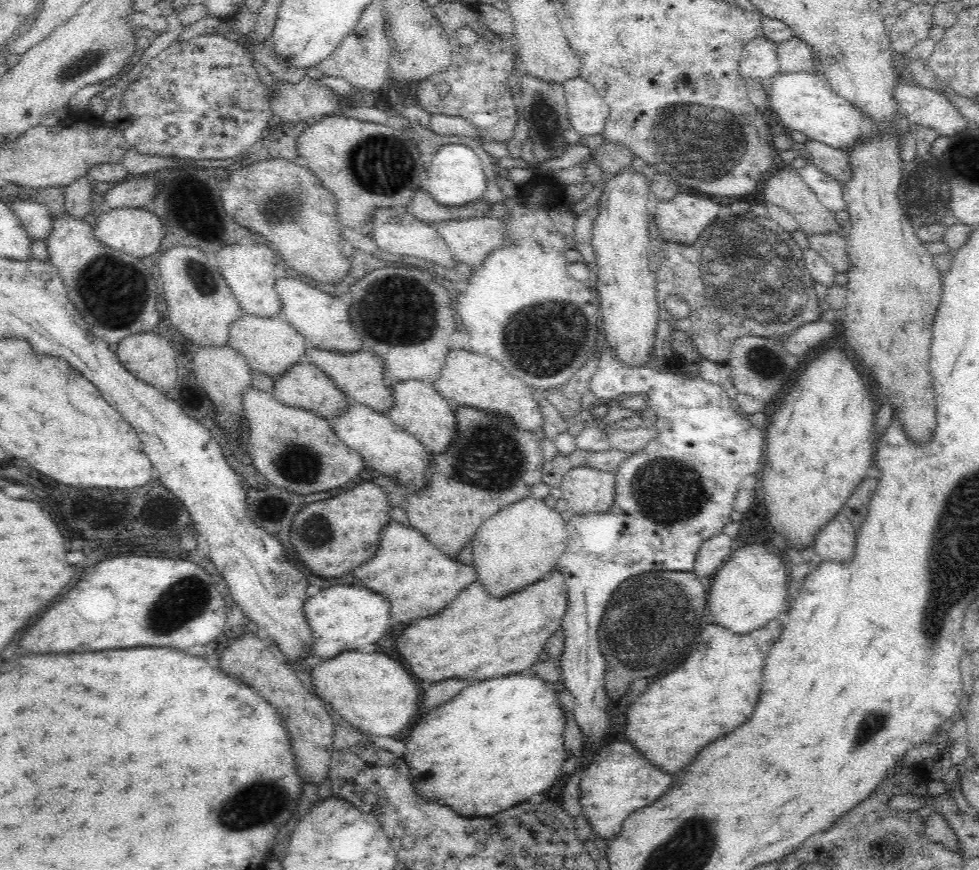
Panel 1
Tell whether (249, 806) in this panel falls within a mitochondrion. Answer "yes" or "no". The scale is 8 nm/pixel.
yes

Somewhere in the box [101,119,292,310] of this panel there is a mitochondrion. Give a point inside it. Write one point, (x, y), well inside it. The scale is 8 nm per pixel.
(203, 280)

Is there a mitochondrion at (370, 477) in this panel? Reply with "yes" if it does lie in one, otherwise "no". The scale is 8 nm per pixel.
no

